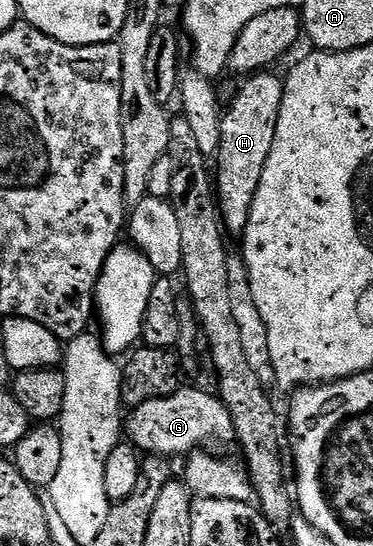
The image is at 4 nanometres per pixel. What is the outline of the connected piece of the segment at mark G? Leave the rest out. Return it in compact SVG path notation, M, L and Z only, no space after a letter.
M180 388L167 398L145 400L140 406L130 411L131 415L125 418L125 434L129 437L130 445L147 456L190 456L200 448L207 448L210 442L235 442L233 420L229 416L229 408L214 393L206 394L203 390L186 390Z

